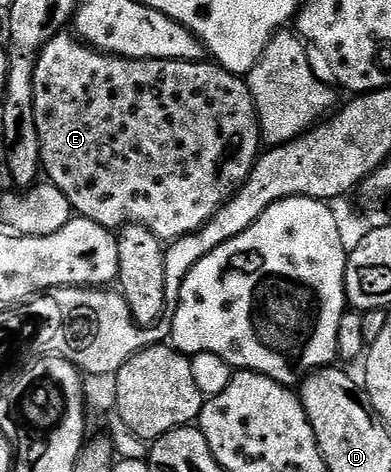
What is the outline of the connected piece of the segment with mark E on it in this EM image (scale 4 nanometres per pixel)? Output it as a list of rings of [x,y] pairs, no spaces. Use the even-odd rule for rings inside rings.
[[[67,32],[56,34],[35,58],[33,76],[33,112],[39,133],[39,161],[46,181],[56,186],[69,200],[72,211],[115,232],[125,226],[144,226],[164,244],[176,242],[181,236],[197,232],[229,199],[243,187],[255,160],[261,153],[259,118],[255,115],[253,96],[240,75],[230,74],[207,60],[178,62],[177,60],[137,60],[118,58],[115,54],[100,54]]]

